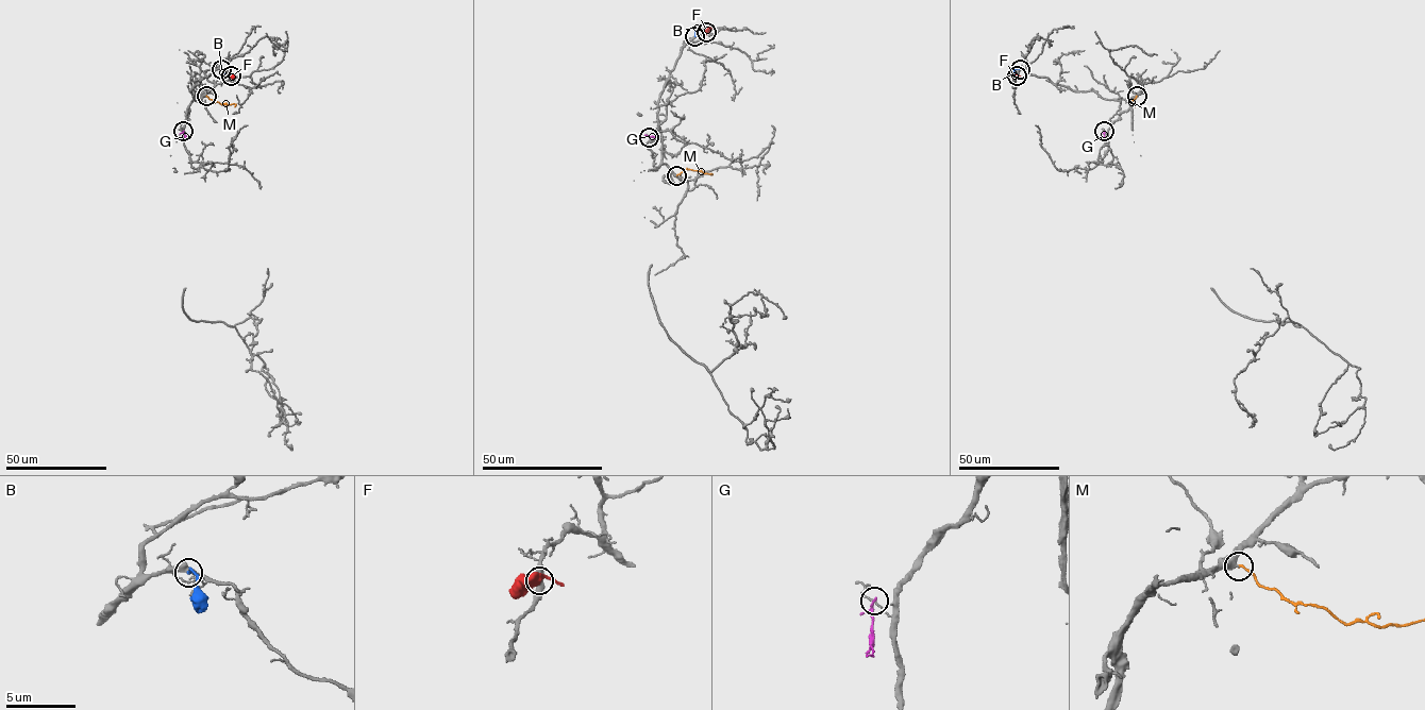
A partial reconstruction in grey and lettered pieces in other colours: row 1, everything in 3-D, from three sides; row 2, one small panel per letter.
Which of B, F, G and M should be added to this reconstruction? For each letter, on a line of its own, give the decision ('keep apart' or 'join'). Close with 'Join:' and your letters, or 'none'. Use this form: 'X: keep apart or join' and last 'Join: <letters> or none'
B: keep apart
F: keep apart
G: keep apart
M: keep apart
Join: none

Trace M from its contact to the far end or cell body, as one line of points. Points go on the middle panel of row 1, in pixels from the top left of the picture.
M: (676, 175), (688, 169), (710, 173)

